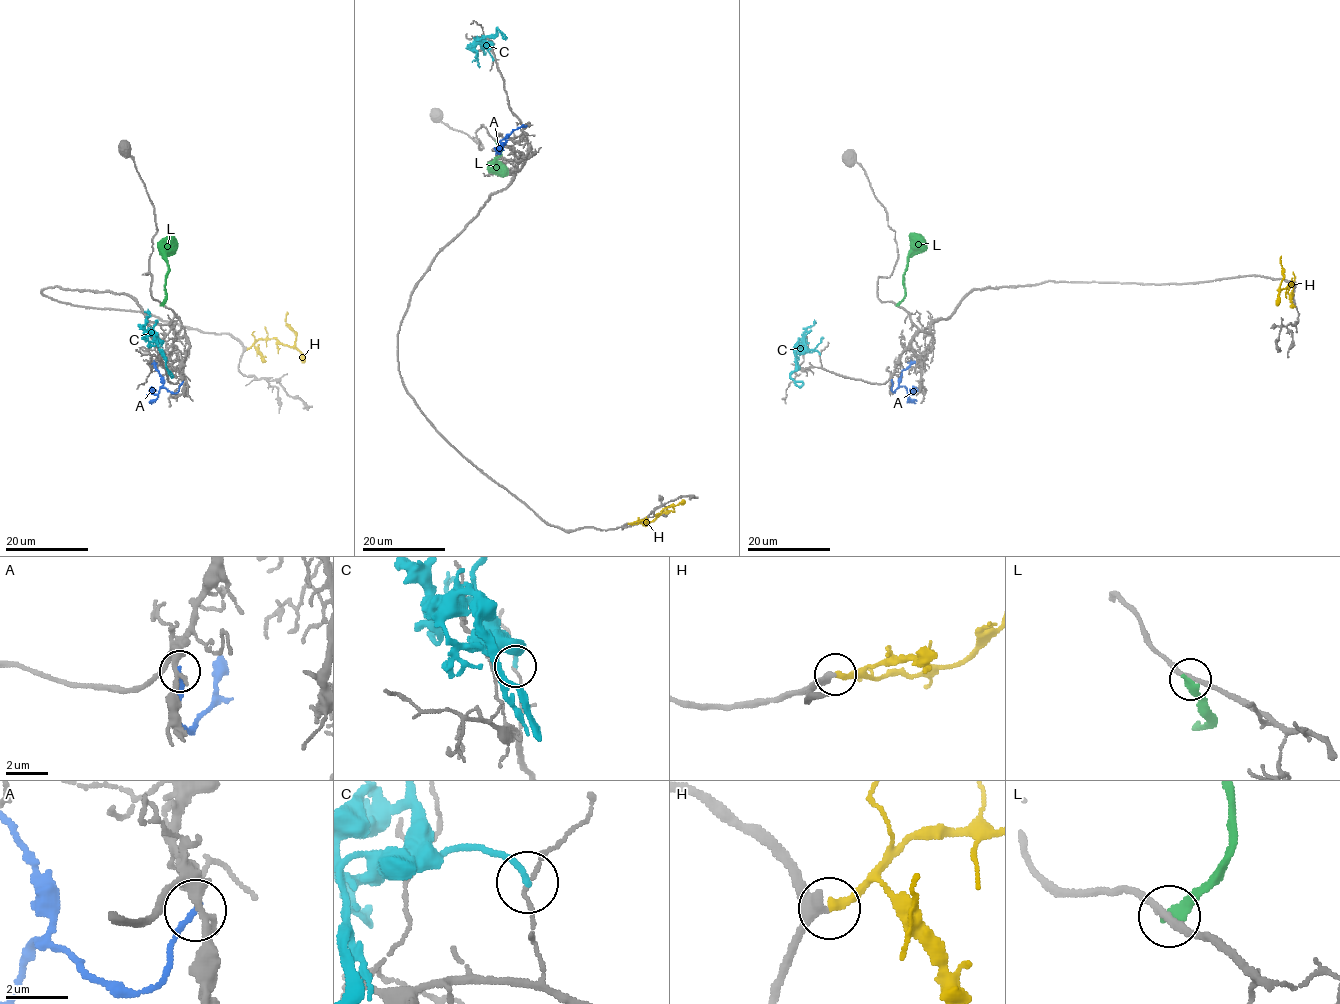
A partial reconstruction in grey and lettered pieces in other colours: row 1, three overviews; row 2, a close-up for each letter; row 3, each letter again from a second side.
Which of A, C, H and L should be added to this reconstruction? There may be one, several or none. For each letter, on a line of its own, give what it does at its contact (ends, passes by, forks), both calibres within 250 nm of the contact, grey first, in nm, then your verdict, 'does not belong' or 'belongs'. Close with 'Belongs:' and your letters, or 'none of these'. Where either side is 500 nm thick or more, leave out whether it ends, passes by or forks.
A: it ends there; 320 nm thick on the grey side, 190 nm on the other; does not belong
C: it ends there; 100 nm thick on the grey side, 190 nm on the other; does not belong
H: it ends there; 340 nm thick on the grey side, 280 nm on the other; belongs
L: it ends there; 220 nm thick on the grey side, 340 nm on the other; does not belong
Belongs: H

